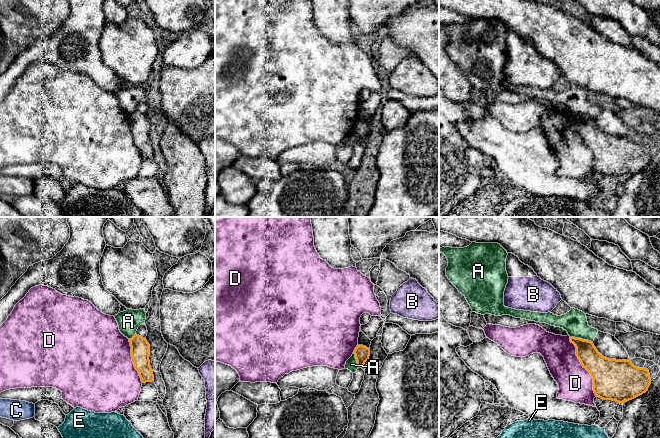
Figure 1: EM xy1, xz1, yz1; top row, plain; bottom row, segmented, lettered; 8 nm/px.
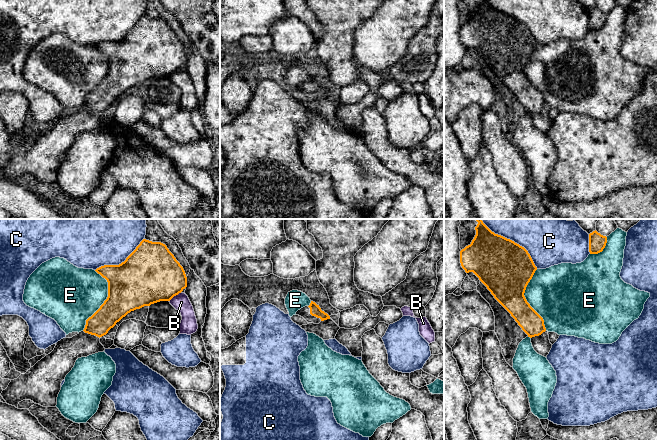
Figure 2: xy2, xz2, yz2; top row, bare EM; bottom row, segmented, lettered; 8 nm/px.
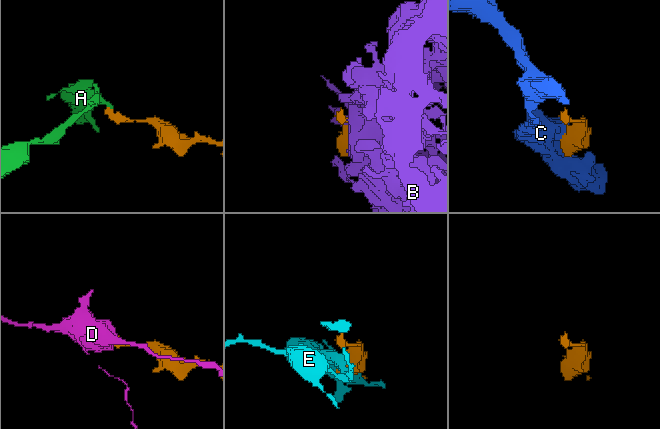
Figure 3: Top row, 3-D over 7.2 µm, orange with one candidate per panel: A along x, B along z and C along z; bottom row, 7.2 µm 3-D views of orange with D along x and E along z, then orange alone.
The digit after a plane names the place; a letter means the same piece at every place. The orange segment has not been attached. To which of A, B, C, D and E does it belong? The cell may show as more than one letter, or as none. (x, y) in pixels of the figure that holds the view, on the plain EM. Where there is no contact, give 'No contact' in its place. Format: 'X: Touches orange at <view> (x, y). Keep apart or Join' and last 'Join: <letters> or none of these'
A: Touches orange at yz1 (581, 115). Keep apart
B: Touches orange at xy2 (175, 71). Keep apart
C: Touches orange at yz2 (513, 17). Keep apart
D: Touches orange at yz1 (582, 141). Keep apart
E: Touches orange at xy2 (105, 76). Keep apart
Join: none of these

